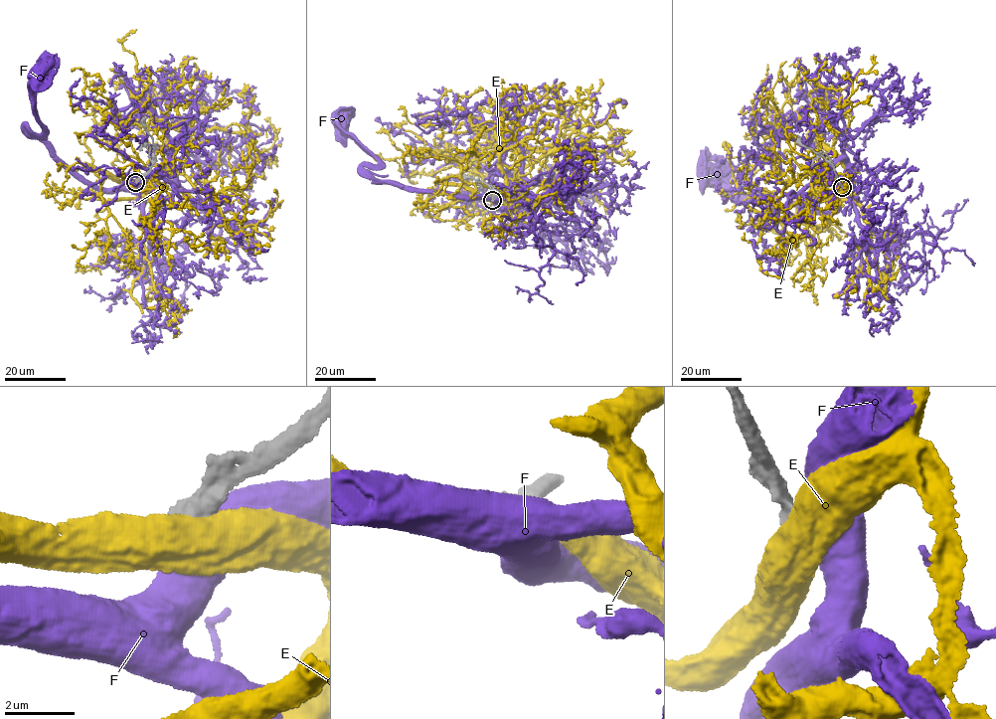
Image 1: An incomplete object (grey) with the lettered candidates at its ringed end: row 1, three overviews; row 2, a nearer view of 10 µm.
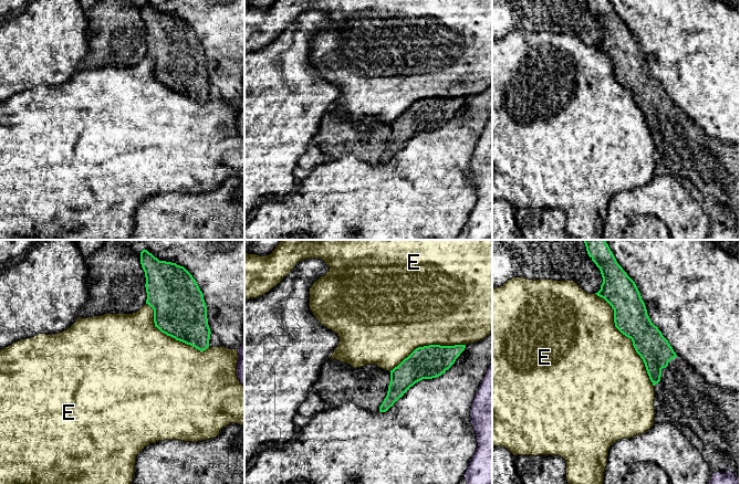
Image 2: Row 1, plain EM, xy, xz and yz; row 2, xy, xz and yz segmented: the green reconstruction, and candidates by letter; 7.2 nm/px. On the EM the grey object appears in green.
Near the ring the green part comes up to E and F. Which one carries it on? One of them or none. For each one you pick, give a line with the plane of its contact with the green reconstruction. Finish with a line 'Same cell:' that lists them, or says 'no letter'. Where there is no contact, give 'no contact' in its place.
Same cell: no letter

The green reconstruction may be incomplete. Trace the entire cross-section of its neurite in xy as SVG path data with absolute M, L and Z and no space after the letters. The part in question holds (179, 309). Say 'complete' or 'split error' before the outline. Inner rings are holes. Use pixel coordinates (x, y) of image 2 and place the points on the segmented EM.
complete; M147 250L140 252L148 304L161 333L204 351L210 328L204 294L192 275L176 263L159 261Z

